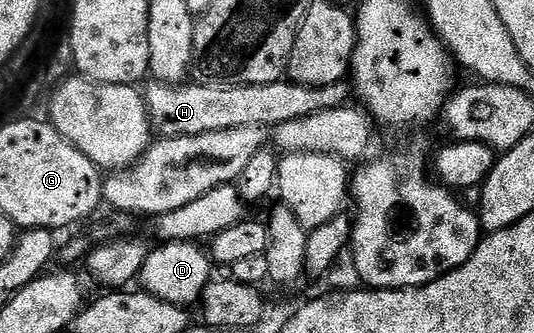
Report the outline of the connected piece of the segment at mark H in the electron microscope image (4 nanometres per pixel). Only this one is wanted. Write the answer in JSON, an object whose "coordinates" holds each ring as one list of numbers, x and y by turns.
{"coordinates":[[154,80,146,83,147,90,142,91,143,103,147,105,151,129,159,138,201,136,205,132,225,132,229,128,274,128,289,120,301,120,329,108,346,106,349,102,349,86,346,81,328,86,306,86,290,80,252,86,187,85]]}

